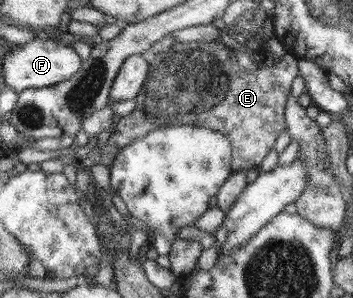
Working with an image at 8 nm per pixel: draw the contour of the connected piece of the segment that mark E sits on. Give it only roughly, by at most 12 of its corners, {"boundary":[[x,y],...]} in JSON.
{"boundary":[[222,42],[156,53],[107,143],[66,162],[112,168],[164,126],[210,127],[231,169],[257,168],[287,129],[292,53],[242,70]]}

